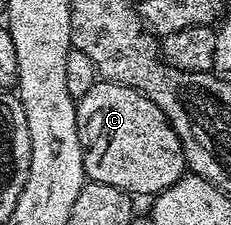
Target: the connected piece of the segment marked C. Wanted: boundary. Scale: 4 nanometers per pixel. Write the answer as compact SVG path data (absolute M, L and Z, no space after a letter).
M97 80L94 88L90 88L90 92L86 92L86 96L82 96L76 103L76 123L78 140L82 144L84 177L89 182L110 184L129 196L155 196L170 188L186 173L184 149L162 108L158 108L154 100L142 96L142 92L134 88L126 88L117 82Z

